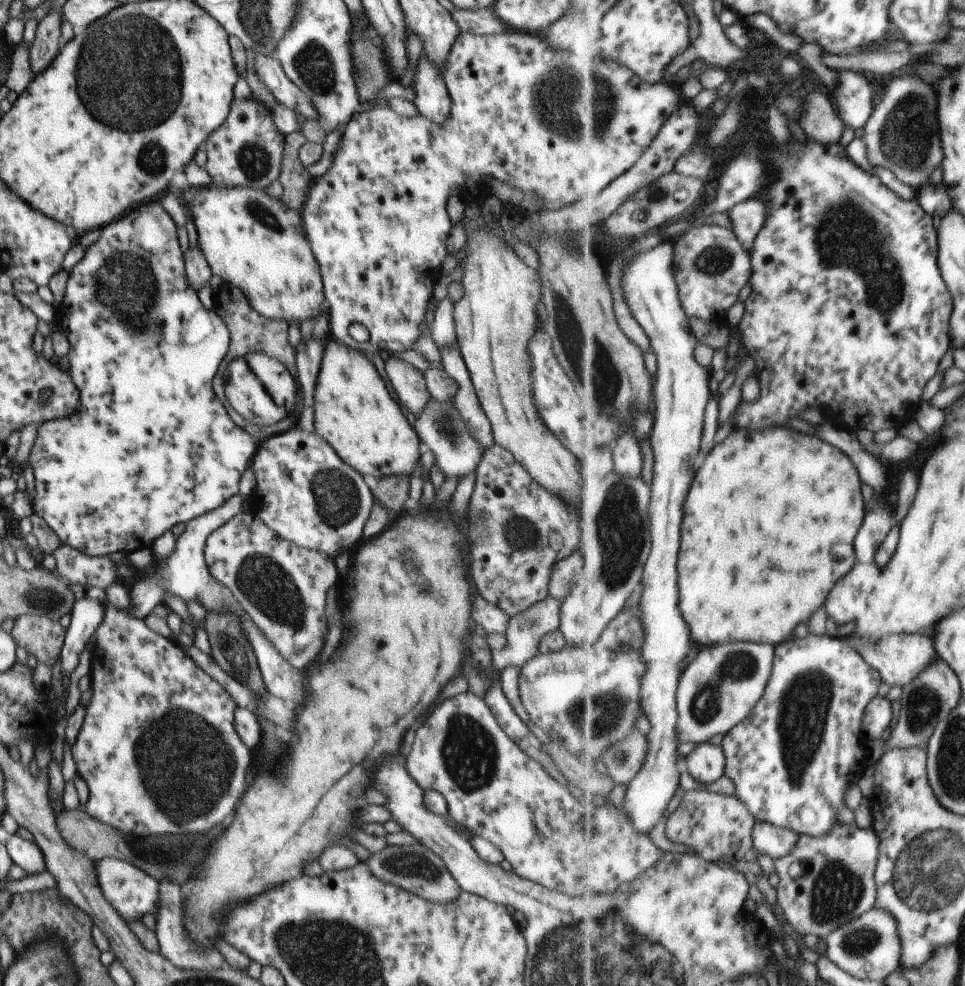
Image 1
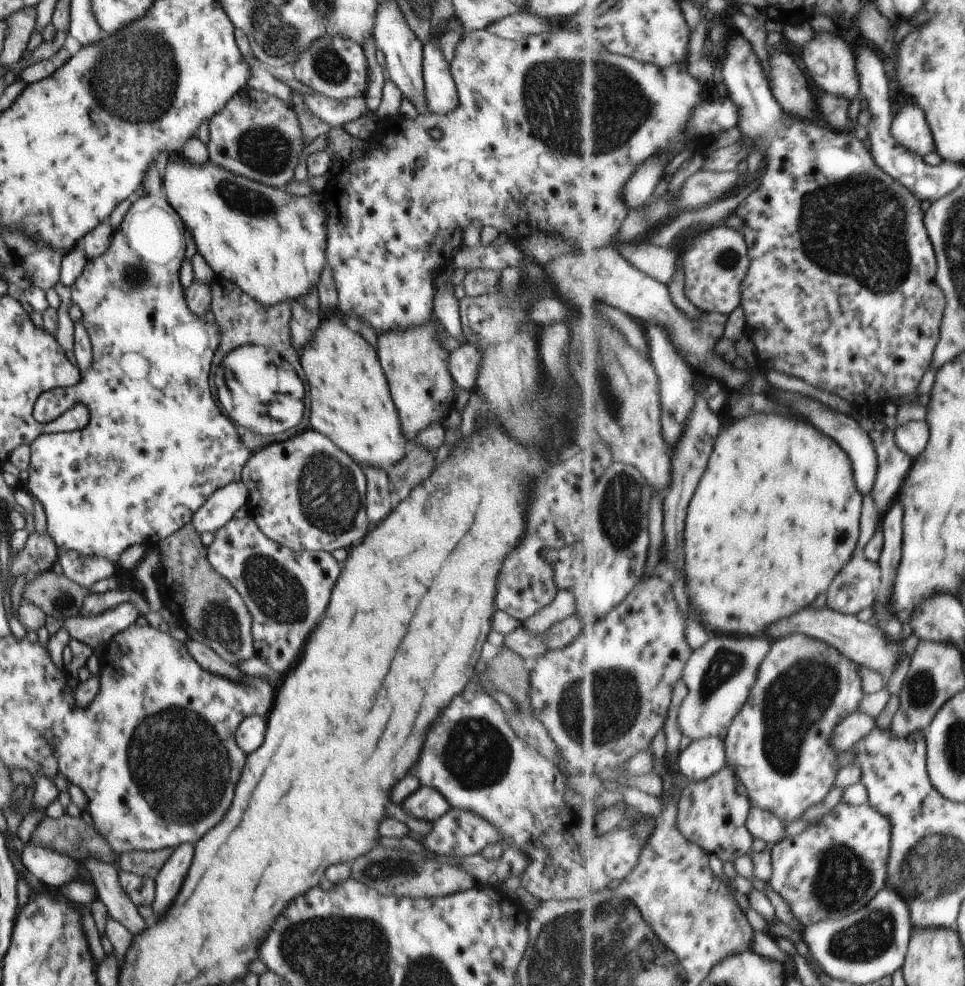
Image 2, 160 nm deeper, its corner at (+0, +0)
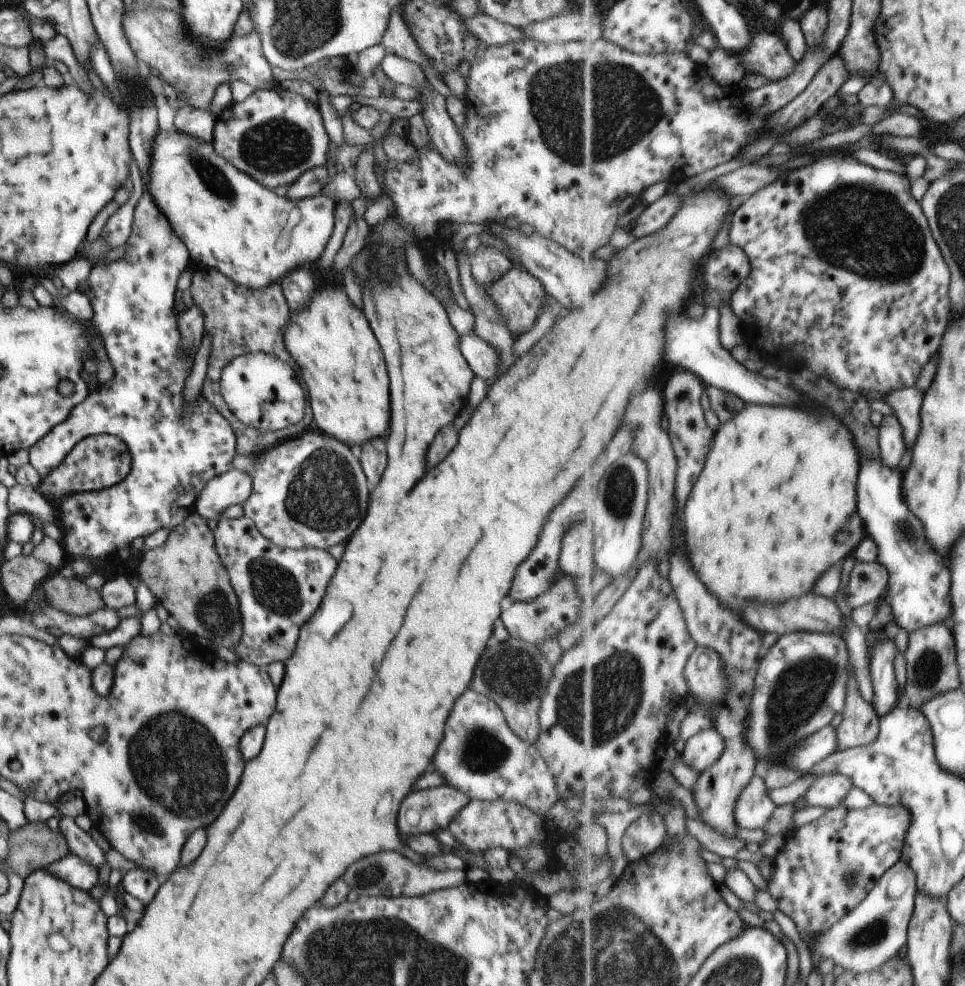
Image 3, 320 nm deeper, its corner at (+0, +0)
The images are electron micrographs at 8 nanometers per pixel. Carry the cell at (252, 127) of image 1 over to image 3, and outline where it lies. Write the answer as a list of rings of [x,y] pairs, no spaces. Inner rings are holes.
[[[280,86],[255,89],[241,102],[231,102],[215,116],[211,144],[214,151],[237,170],[268,188],[283,188],[315,167],[328,166],[329,137],[315,103]]]

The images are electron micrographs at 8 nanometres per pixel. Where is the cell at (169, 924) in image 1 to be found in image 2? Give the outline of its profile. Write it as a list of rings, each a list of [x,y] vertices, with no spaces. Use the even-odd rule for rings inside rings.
[[[191,844],[177,845],[154,878],[153,914],[161,914],[177,894],[181,880],[191,864]]]

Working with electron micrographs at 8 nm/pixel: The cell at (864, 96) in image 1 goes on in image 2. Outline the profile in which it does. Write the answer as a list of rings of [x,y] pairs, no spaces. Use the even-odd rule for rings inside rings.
[[[821,32],[817,34],[811,42],[805,44],[803,48],[803,62],[807,66],[807,70],[813,74],[815,72],[815,82],[825,88],[827,92],[831,94],[837,94],[837,96],[845,96],[849,100],[857,98],[861,86],[859,86],[859,76],[857,76],[857,70],[855,70],[855,54],[851,50],[851,44],[835,34],[835,32]]]

